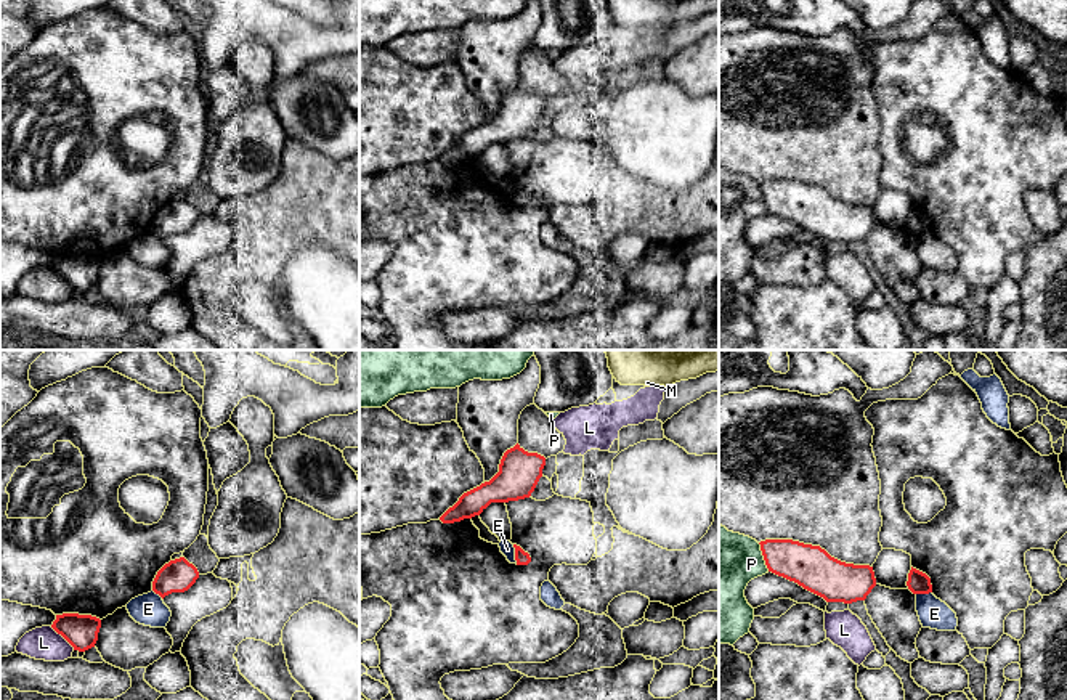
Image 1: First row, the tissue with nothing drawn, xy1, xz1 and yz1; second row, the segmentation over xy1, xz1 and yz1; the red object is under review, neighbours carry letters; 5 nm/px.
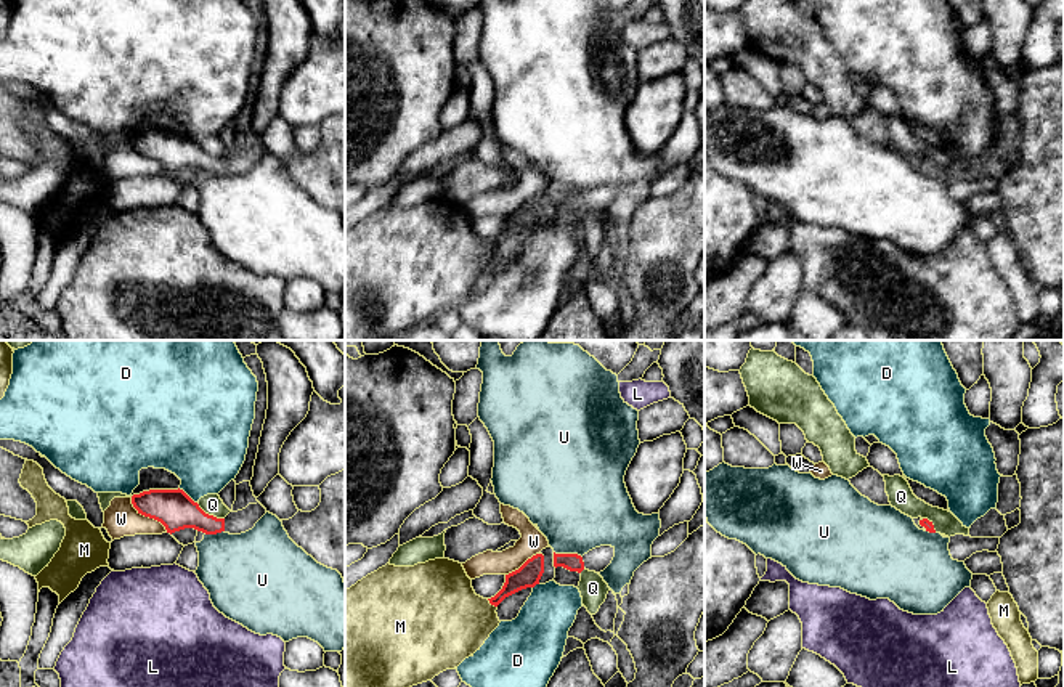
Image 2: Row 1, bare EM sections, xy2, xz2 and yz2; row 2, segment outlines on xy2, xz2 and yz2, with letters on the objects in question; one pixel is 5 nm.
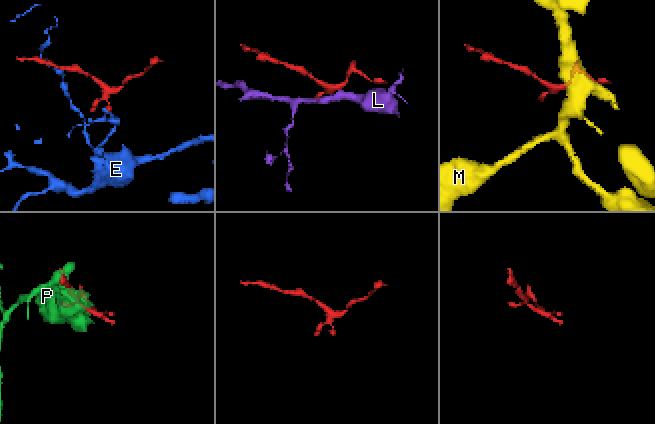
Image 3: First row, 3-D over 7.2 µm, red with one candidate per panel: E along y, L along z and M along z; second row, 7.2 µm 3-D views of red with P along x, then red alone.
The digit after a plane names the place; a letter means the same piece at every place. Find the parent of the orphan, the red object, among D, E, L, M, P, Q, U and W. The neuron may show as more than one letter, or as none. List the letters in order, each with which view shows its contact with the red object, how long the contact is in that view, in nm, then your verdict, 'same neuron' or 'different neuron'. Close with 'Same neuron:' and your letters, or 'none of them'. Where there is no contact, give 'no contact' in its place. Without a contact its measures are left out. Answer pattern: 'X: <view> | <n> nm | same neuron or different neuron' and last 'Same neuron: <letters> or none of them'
D: xy2 | 120 nm | different neuron
E: xz1 | 100 nm | different neuron
L: xy1 | 170 nm | different neuron
M: xz2 | 70 nm | different neuron
P: yz1 | 160 nm | different neuron
Q: xy2 | 170 nm | different neuron
U: xz2 | 150 nm | different neuron
W: xy2 | 260 nm | different neuron
Same neuron: none of them

